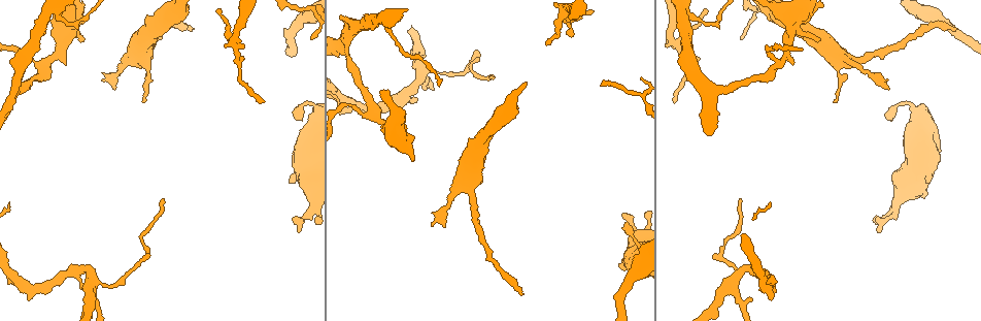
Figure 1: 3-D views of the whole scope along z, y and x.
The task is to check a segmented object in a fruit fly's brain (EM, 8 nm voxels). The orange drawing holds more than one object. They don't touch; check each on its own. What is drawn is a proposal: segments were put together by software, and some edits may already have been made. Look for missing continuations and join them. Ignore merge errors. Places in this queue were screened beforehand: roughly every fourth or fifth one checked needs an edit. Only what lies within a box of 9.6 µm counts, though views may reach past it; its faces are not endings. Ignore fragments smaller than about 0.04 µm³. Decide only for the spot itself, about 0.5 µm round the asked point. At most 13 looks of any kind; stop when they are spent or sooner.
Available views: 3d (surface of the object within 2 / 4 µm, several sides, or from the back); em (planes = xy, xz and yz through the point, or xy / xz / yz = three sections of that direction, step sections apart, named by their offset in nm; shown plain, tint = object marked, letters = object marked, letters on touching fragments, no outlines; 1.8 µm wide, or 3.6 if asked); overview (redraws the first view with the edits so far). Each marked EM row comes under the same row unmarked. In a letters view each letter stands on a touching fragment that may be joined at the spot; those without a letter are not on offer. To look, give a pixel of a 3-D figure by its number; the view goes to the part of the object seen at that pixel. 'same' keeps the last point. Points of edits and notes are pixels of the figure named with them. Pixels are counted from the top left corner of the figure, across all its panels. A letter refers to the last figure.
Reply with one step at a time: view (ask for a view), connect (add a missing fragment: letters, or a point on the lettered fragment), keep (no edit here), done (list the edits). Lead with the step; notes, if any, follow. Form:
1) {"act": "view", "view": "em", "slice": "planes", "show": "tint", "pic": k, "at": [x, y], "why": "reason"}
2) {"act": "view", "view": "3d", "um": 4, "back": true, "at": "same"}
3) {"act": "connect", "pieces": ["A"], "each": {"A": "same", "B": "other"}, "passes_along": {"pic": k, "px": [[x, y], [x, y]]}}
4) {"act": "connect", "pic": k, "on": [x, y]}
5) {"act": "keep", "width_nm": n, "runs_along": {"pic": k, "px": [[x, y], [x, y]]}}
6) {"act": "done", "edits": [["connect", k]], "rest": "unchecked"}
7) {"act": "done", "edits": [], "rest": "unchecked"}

{"act": "view", "view": "3d", "um": 4, "pic": 1, "at": [244, 8], "why": "thick turns thin"}

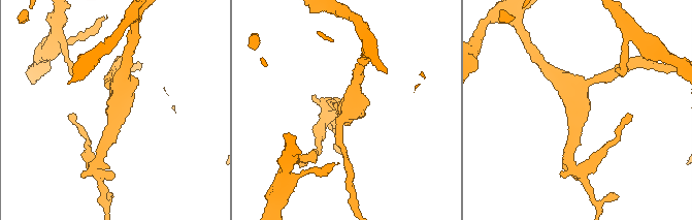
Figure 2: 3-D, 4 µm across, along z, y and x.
{"act": "view", "view": "em", "slice": "planes", "show": "letters", "pic": 2, "at": [577, 116], "why": "now the EM"}

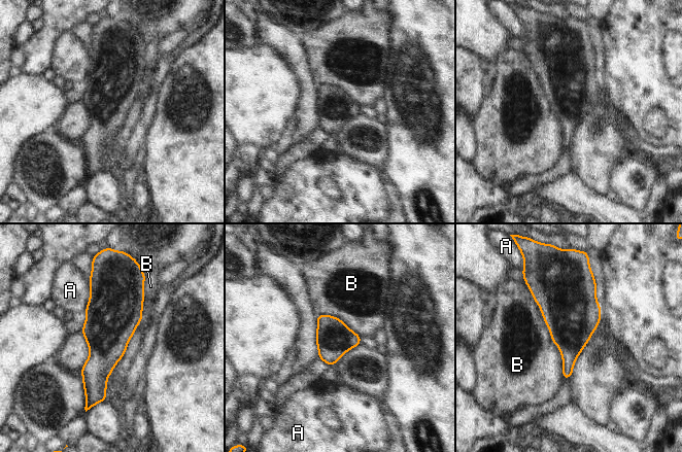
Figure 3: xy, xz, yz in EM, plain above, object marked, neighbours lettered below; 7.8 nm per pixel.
{"act": "keep", "each": {"A": "other", "B": "other"}, "border": {"pic": 3, "px": [[525, 283], [558, 348], [564, 379]]}, "found": "no lettered fragment goes on from it"}

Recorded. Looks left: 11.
{"act": "view", "view": "em", "slice": "xz", "step": 16, "show": "letters", "pic": 1, "at": [45, 64], "why": "arms part here"}

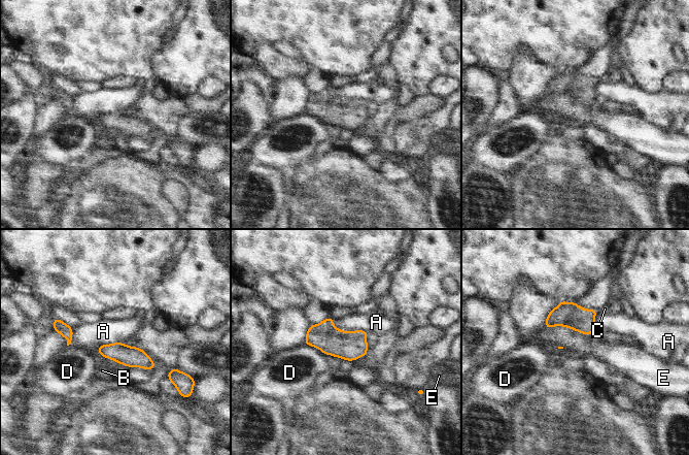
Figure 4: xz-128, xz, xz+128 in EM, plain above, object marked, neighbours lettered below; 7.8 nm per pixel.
{"act": "view", "view": "em", "slice": "planes", "show": "letters", "at": "same", "why": "another direction"}

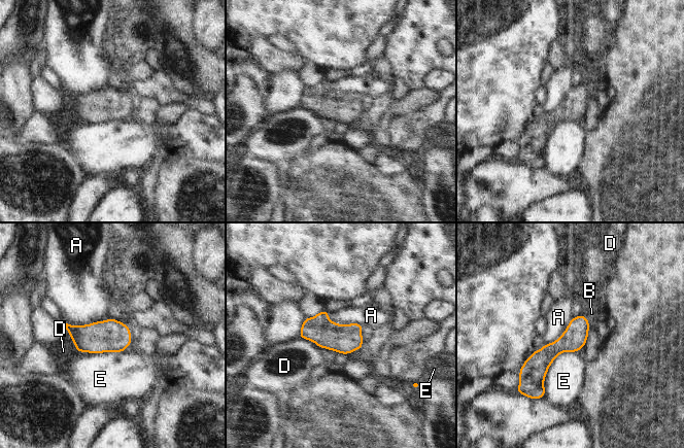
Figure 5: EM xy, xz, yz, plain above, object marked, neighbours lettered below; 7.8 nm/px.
{"act": "connect", "pieces": ["B"], "each": {"A": "other", "B": "same", "D": "other", "E": "other"}, "passes_along": {"pic": 5, "px": [[575, 336], [585, 317], [591, 313]]}, "found": "it goes on there"}

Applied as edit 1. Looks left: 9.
{"act": "view", "view": "overview", "why": "redraw"}

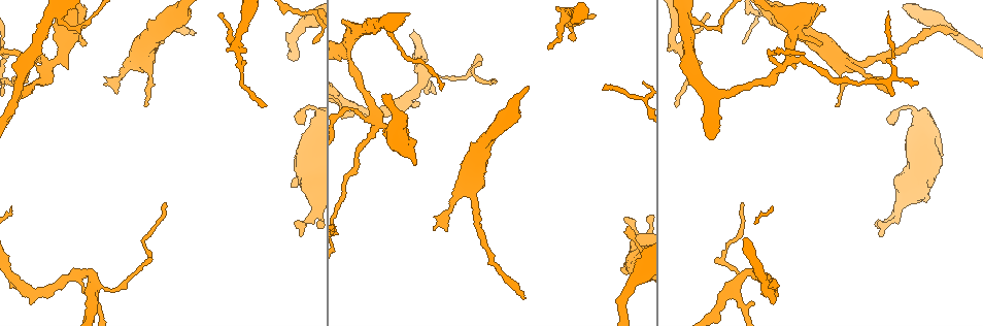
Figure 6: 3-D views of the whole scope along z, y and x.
{"act": "view", "view": "em", "slice": "xz", "step": 8, "show": "letters", "pic": 6, "at": [192, 33], "why": "branch stops here"}

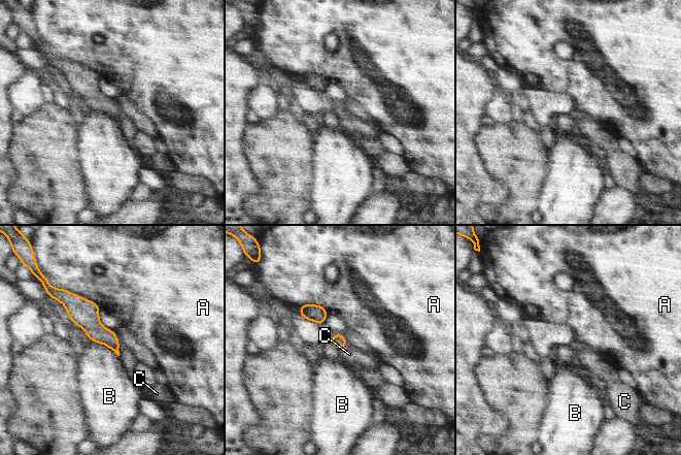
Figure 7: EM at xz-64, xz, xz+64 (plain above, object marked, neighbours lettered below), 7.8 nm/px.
{"act": "view", "view": "em", "slice": "planes", "show": "letters", "at": "same", "why": "another direction"}

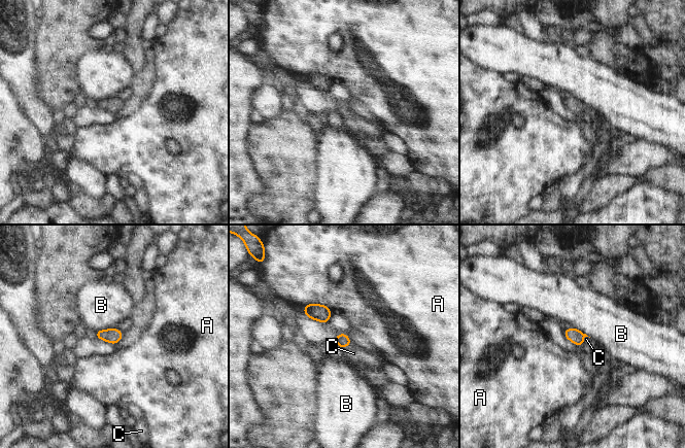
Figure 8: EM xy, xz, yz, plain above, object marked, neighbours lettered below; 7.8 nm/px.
{"act": "connect", "pieces": ["C"], "each": {"A": "other", "B": "other", "C": "same"}, "passes_along": {"pic": 8, "px": [[342, 340], [347, 345], [353, 353]]}, "found": "it goes on there"}

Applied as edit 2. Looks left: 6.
{"act": "view", "view": "overview", "why": "see it whole again"}

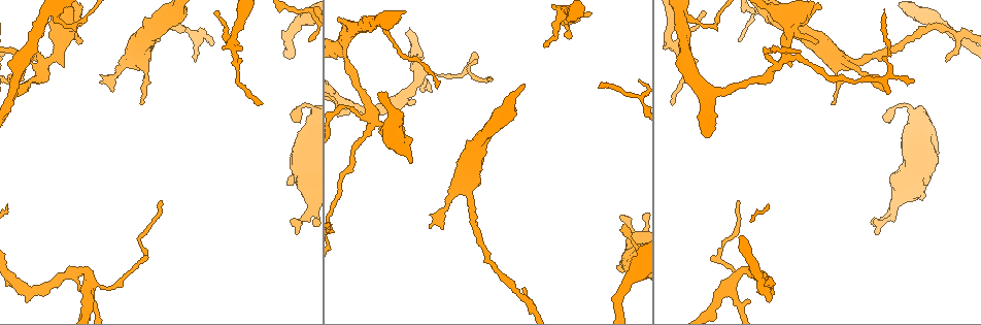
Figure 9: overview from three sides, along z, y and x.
{"act": "view", "view": "3d", "um": 4, "pic": 9, "at": [624, 221]}

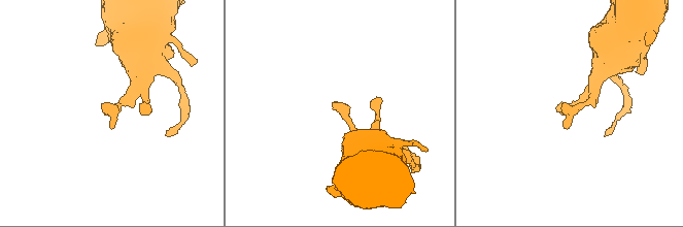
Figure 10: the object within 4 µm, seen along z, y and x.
{"act": "view", "view": "em", "slice": "xz", "step": 4, "show": "tint", "pic": 10, "at": [109, 127]}

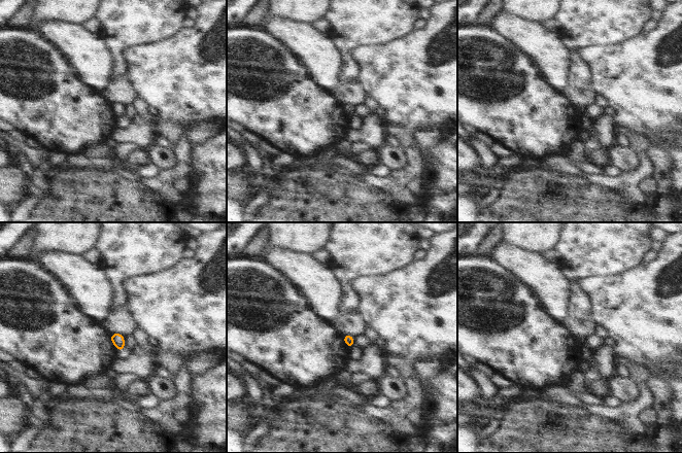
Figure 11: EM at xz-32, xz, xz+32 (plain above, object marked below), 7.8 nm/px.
{"act": "view", "view": "em", "slice": "yz", "step": 4, "show": "letters", "at": "same"}

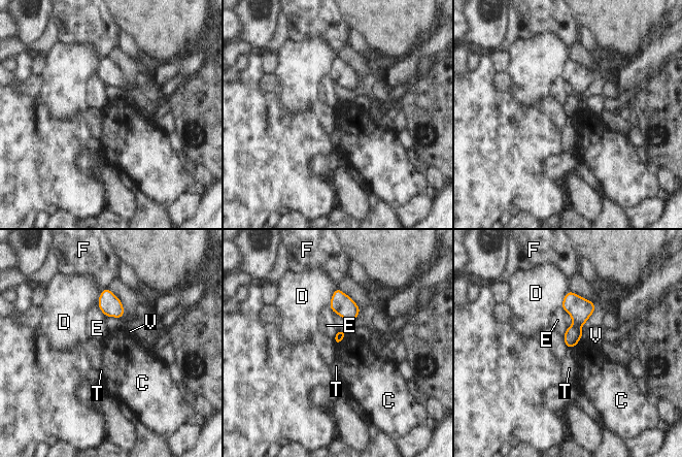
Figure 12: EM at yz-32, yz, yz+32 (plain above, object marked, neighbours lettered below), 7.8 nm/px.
{"act": "keep", "longest_contact_nm": ["D", 170], "each": {"C": "other", "D": "other", "E": "other", "F": "other", "T": "other", "V": "other"}, "found": "no lettered fragment goes on from it"}

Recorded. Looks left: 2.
{"act": "done", "edits": [["connect", 5], ["connect", 8]], "rest": "unchecked"}

